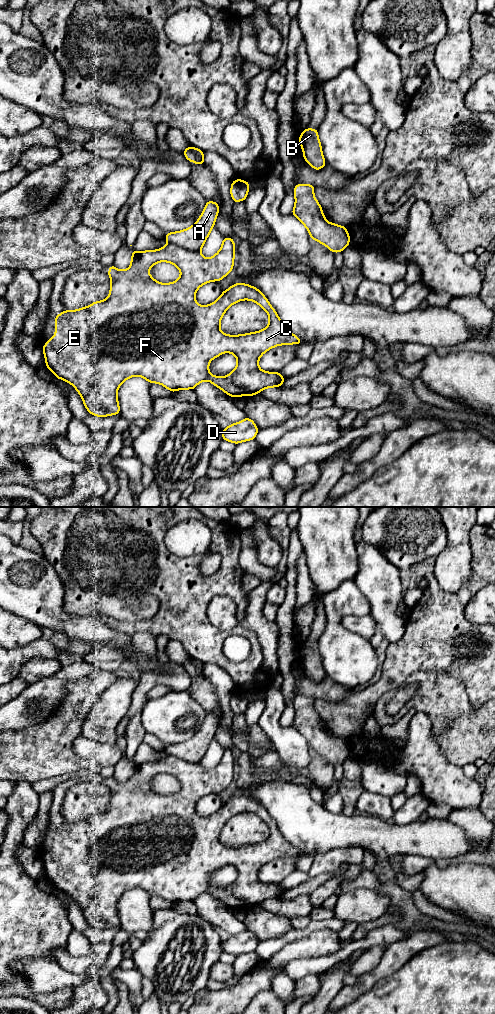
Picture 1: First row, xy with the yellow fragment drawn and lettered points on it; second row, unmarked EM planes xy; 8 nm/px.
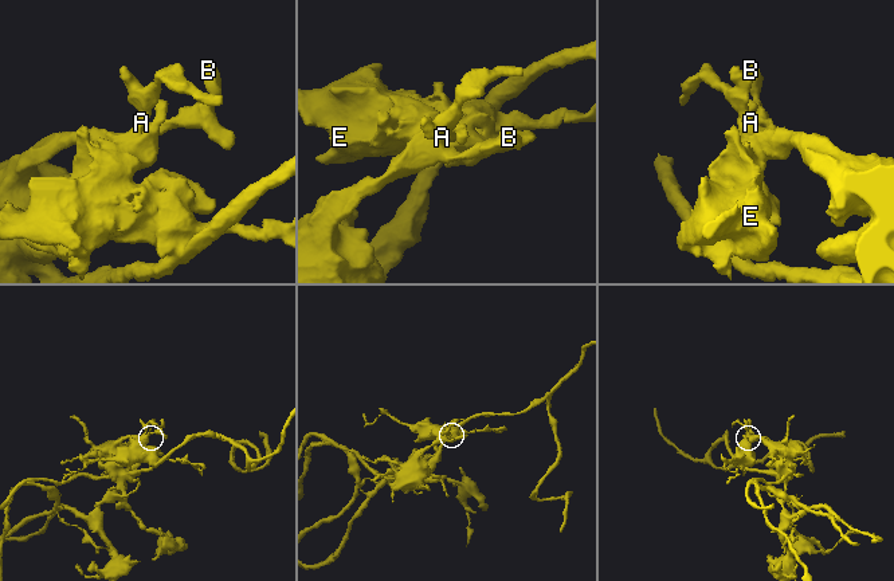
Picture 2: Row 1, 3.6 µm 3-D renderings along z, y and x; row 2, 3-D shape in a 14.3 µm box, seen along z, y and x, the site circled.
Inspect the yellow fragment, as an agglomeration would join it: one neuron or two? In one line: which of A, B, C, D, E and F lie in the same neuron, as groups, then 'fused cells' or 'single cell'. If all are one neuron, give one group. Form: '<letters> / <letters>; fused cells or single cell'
A B D / C E F; fused cells

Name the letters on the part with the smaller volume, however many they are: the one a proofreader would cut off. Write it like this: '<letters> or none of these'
C, E, F

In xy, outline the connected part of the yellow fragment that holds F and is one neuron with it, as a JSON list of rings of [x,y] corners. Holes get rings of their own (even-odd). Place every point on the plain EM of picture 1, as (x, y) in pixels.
[[[225,749],[220,762],[210,770],[204,770],[201,762],[185,762],[167,756],[157,762],[132,763],[131,778],[118,782],[109,778],[108,787],[111,799],[108,809],[103,813],[95,813],[90,818],[78,822],[65,822],[55,828],[55,847],[42,859],[46,880],[58,891],[70,895],[79,905],[88,924],[97,929],[107,929],[120,925],[118,900],[122,895],[134,888],[140,888],[151,895],[158,895],[175,904],[177,902],[193,902],[199,895],[209,893],[233,910],[259,906],[265,900],[281,899],[285,891],[280,884],[267,884],[260,881],[260,869],[271,860],[280,857],[301,856],[303,853],[295,848],[282,835],[275,821],[263,805],[249,796],[235,795],[209,817],[199,817],[195,812],[197,802],[212,793],[219,794],[232,784],[235,767],[235,752]],[[158,774],[168,774],[180,782],[180,789],[172,795],[159,795],[148,784]],[[242,812],[257,815],[269,828],[266,840],[246,846],[228,847],[220,842],[220,834],[227,821]],[[224,864],[237,870],[235,881],[224,889],[209,885],[209,874]]]

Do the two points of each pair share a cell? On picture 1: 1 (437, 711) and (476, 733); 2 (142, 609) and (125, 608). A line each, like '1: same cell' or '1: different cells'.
1: same cell
2: same cell

